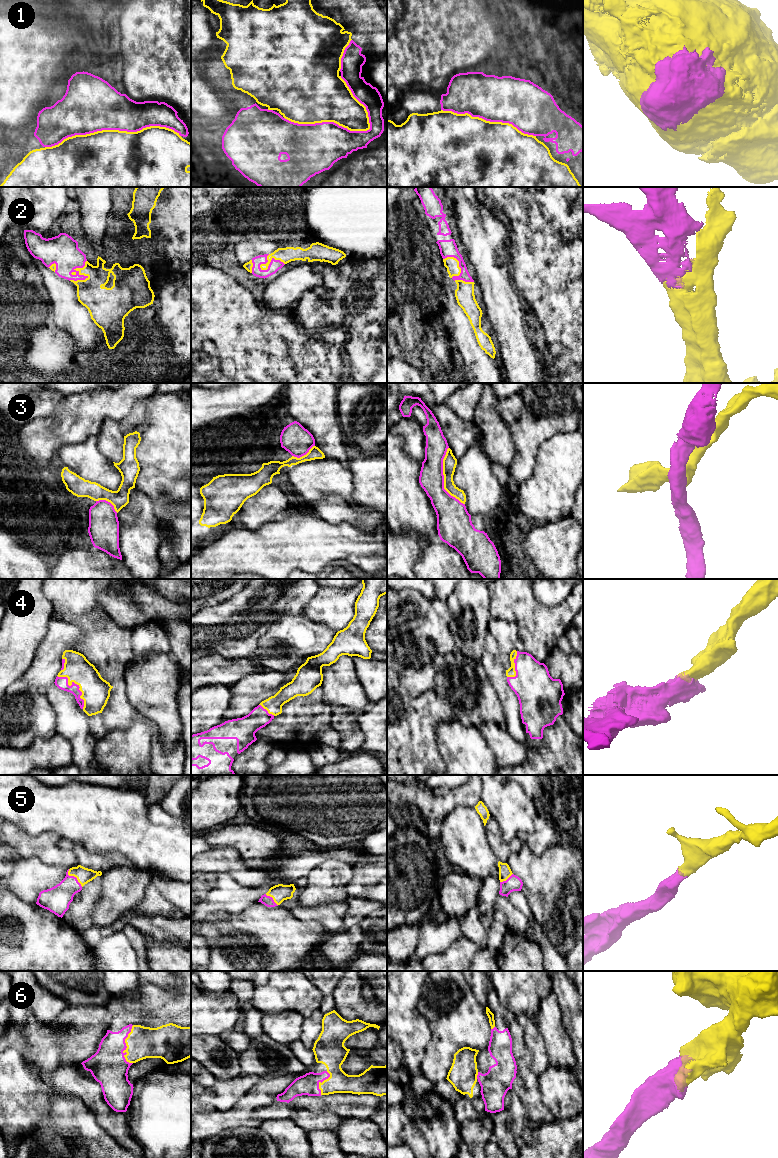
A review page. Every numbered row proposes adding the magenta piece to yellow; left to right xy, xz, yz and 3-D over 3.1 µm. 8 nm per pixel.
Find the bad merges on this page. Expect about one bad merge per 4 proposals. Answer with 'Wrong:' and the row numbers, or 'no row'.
Wrong: 3

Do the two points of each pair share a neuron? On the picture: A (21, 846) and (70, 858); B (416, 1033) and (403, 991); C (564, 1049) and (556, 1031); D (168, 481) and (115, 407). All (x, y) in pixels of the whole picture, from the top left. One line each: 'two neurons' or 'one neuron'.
A: one neuron
B: one neuron
C: one neuron
D: two neurons

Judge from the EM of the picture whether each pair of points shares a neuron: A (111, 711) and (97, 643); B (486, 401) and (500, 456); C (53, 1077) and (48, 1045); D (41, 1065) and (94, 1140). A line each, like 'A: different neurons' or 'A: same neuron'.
A: same neuron
B: same neuron
C: different neurons
D: different neurons

